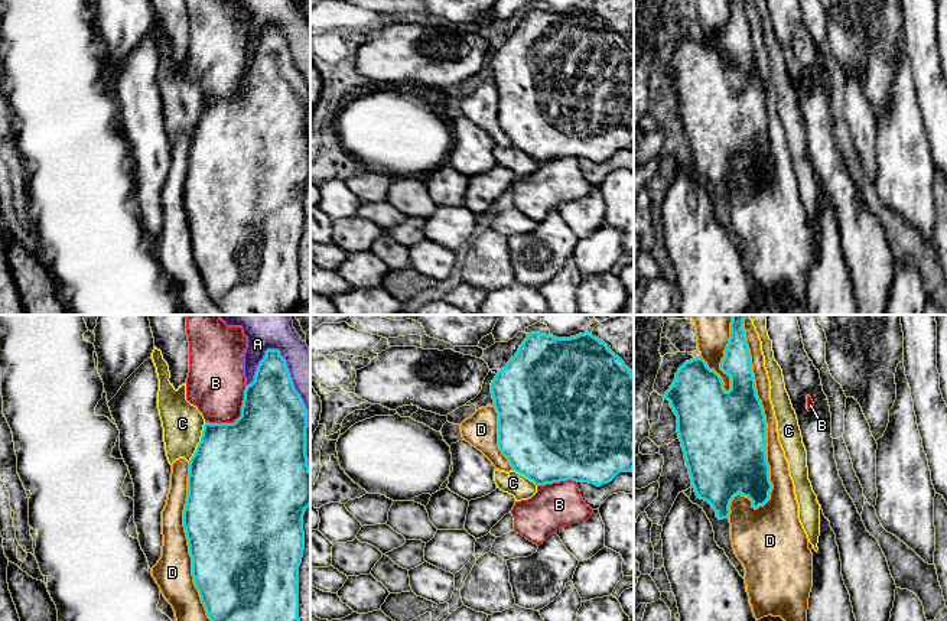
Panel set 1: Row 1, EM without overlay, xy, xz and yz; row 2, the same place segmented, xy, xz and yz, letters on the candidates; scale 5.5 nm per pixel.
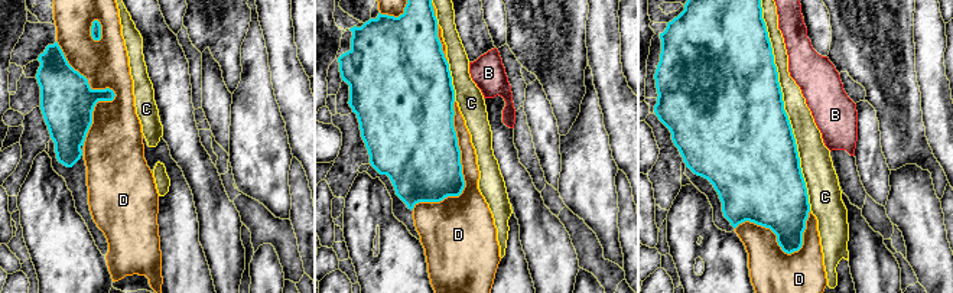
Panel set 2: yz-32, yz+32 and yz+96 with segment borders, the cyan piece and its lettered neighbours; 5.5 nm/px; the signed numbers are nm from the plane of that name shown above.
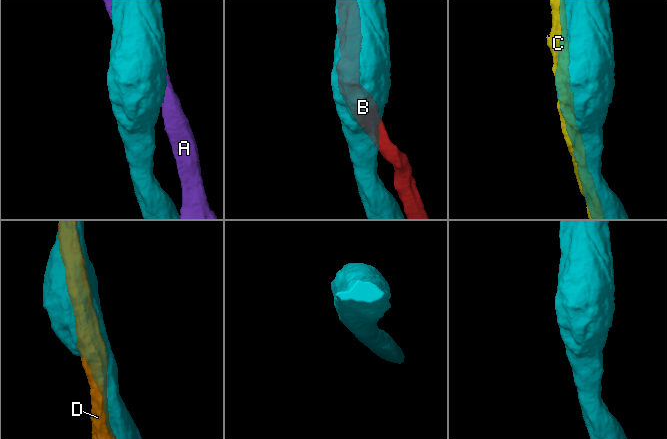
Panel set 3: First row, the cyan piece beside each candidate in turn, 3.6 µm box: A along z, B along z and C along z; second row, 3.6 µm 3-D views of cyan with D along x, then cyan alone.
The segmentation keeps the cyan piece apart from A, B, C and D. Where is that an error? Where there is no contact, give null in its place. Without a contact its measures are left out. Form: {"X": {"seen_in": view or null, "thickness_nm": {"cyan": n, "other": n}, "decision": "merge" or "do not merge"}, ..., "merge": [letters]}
{"A": {"seen_in": "xy", "thickness_nm": {"cyan": 400, "other": 220}, "decision": "do not merge"}, "B": {"seen_in": "xy", "thickness_nm": {"cyan": 480, "other": 320}, "decision": "do not merge"}, "C": {"seen_in": "xy", "thickness_nm": {"cyan": 500, "other": 220}, "decision": "do not merge"}, "D": {"seen_in": "yz", "thickness_nm": {"cyan": 480, "other": 120}, "decision": "do not merge"}, "merge": []}

